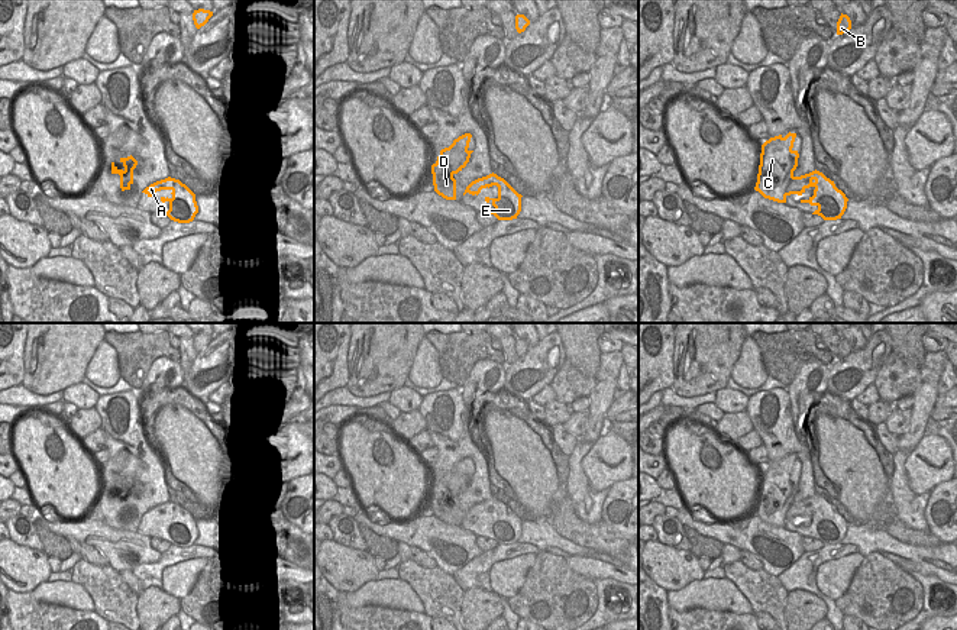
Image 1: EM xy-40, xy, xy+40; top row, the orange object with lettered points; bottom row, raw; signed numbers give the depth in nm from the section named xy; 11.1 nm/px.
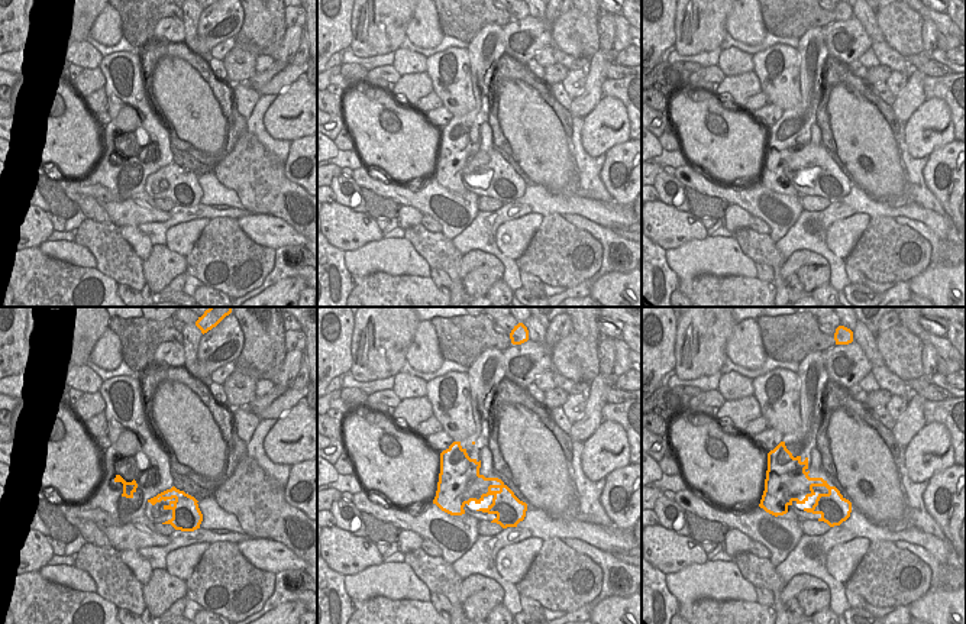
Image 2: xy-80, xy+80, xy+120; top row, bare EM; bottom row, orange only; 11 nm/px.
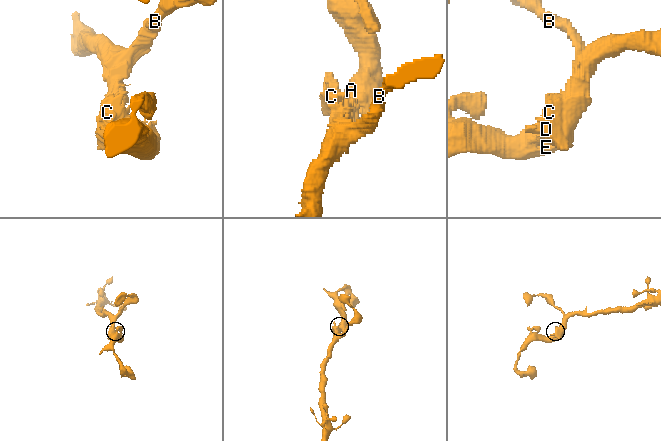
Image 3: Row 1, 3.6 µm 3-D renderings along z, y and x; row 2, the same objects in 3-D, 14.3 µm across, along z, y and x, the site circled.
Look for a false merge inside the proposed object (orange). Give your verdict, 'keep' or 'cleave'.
keep

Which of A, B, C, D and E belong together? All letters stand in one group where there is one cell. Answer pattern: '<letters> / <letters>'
A B C D E

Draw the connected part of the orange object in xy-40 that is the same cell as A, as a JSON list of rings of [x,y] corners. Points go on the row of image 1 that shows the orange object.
[[[168,177],[151,184],[142,193],[152,197],[161,190],[172,191],[171,198],[161,197],[162,203],[169,203],[169,210],[165,211],[165,216],[178,223],[190,223],[194,220],[195,214],[198,213],[198,206],[195,201],[195,194],[185,184],[182,184],[180,180]]]

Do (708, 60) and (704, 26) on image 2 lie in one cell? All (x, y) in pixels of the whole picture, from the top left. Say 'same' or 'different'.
different

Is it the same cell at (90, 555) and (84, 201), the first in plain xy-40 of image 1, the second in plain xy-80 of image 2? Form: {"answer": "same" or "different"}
{"answer": "same"}

